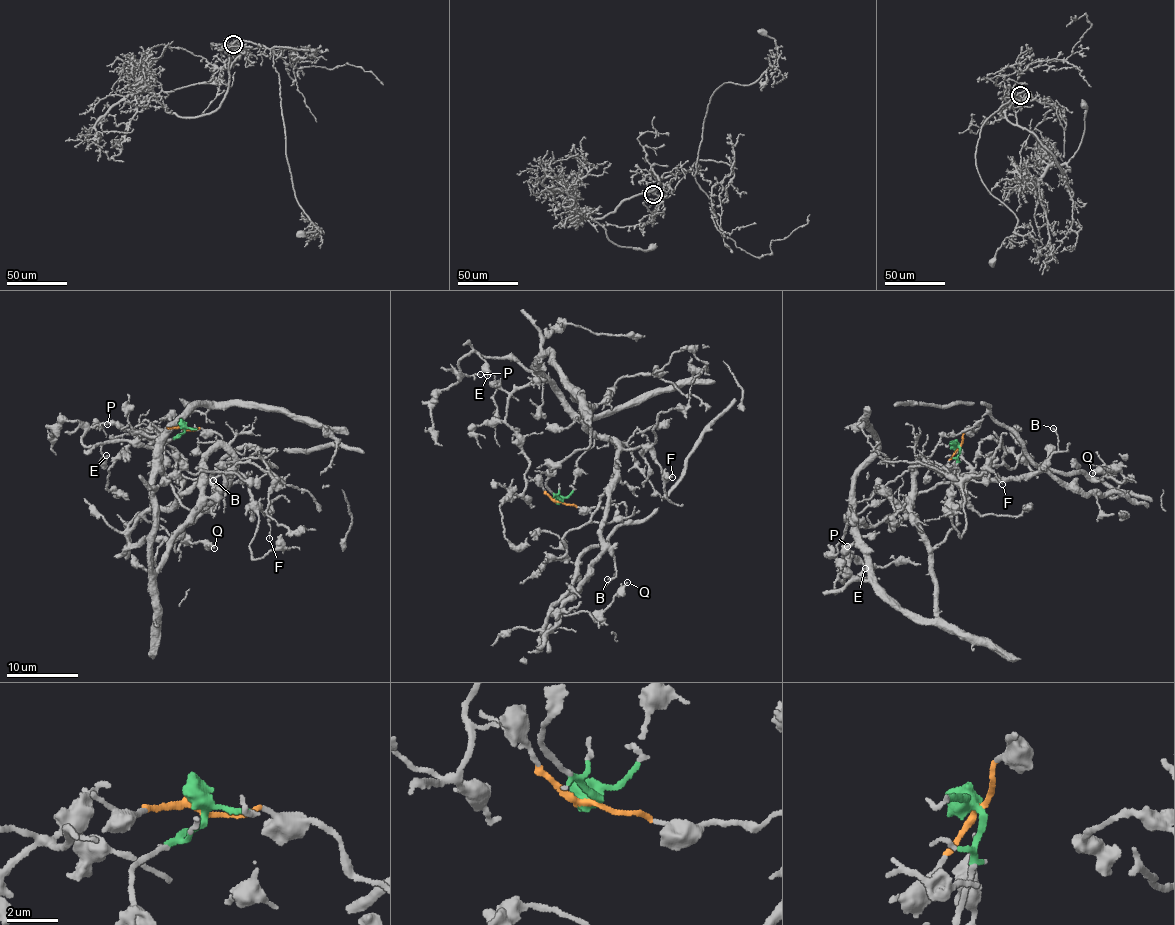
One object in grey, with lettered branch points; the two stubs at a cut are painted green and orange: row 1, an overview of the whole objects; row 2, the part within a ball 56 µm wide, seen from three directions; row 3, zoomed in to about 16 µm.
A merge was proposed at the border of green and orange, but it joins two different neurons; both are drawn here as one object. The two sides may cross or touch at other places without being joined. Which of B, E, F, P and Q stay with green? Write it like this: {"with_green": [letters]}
{"with_green": ["B", "E", "F", "P"]}

